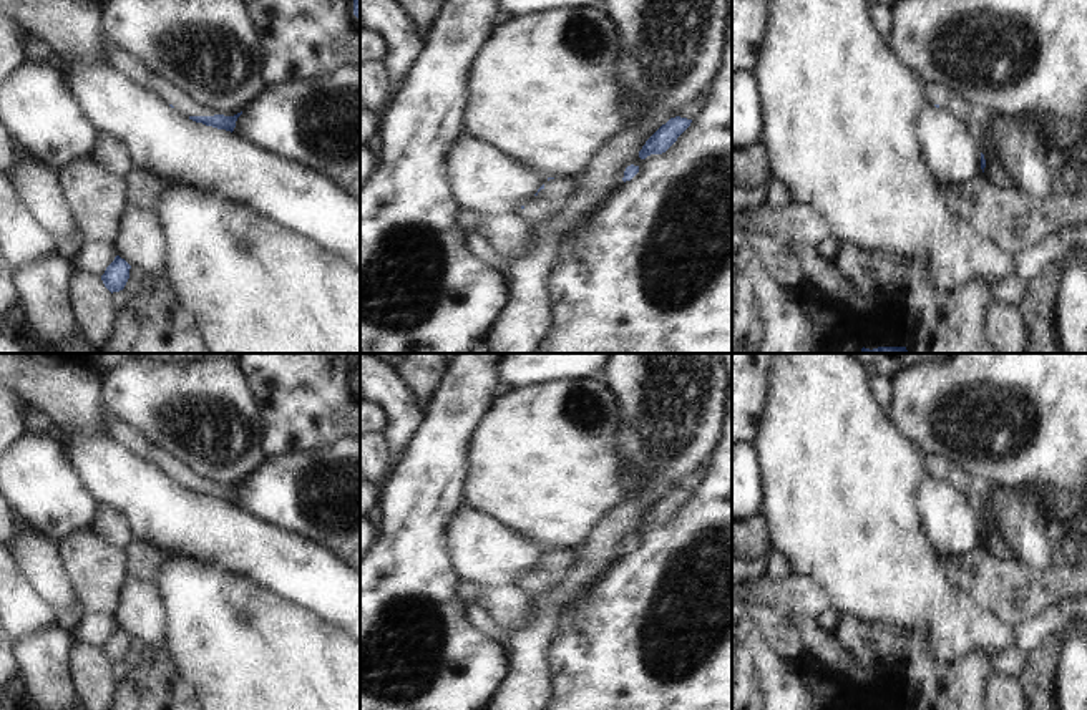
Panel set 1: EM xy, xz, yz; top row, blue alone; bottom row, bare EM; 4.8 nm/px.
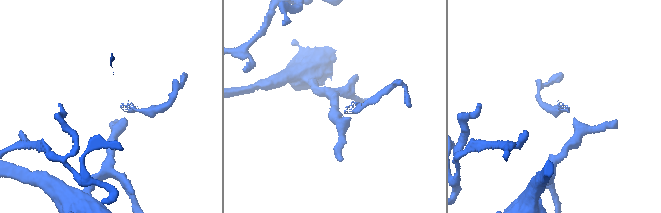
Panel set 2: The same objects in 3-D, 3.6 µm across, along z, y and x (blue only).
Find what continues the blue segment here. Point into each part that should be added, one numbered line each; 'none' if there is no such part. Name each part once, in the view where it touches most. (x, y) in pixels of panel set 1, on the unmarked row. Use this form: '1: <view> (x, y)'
1: xy (135, 440)

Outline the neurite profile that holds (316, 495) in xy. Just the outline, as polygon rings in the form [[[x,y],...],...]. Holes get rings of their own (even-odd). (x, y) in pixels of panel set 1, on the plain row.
[[[342,438],[325,448],[269,458],[242,483],[236,508],[332,551],[360,572],[360,441]]]

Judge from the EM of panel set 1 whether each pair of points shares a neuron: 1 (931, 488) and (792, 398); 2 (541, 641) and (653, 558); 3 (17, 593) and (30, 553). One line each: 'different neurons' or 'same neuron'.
1: different neurons
2: different neurons
3: different neurons

